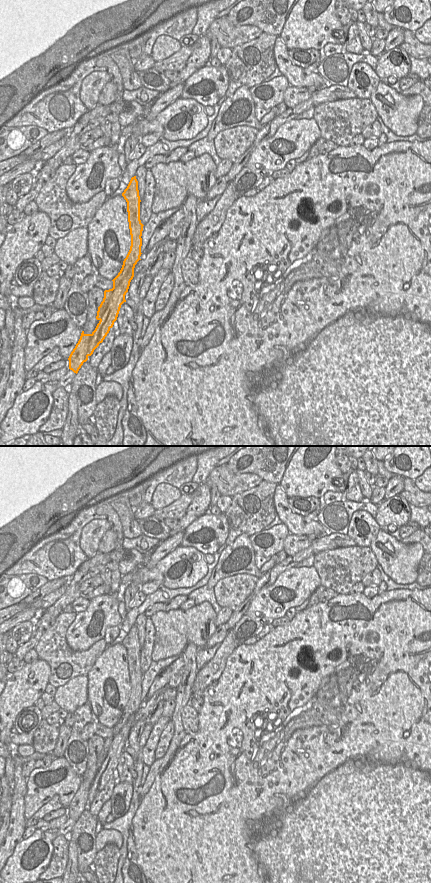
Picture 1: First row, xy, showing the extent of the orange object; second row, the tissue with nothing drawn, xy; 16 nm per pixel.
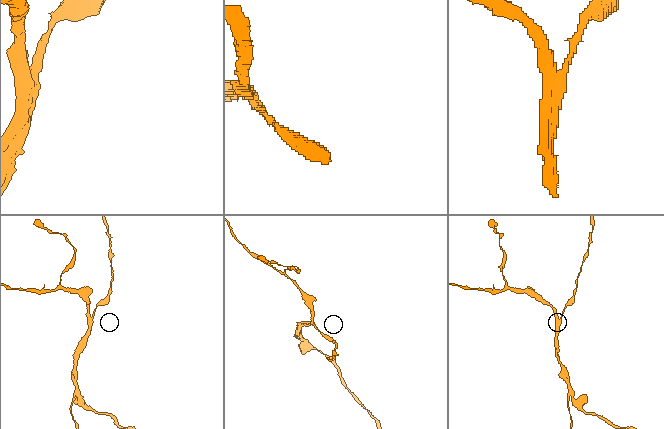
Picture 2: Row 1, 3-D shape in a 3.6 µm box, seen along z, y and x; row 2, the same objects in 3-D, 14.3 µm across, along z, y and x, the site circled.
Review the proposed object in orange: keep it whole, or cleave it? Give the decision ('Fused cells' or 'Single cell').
Fused cells

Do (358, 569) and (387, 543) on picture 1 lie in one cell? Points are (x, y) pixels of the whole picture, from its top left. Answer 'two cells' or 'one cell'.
two cells

